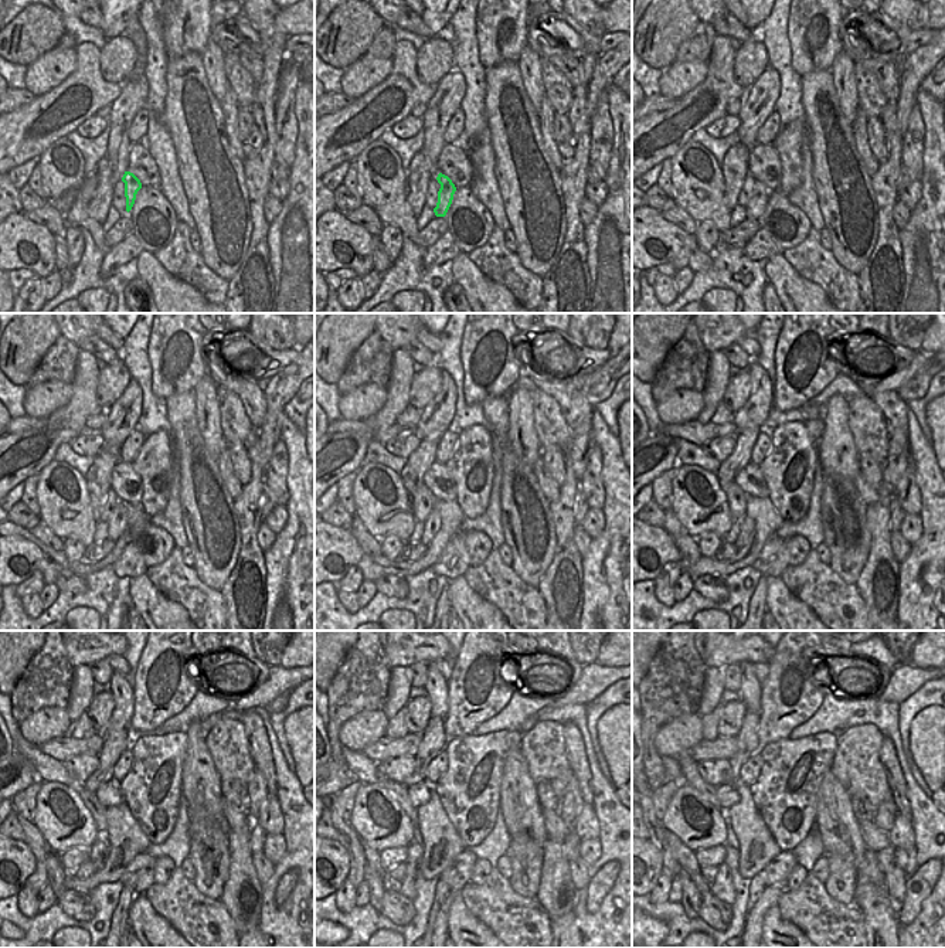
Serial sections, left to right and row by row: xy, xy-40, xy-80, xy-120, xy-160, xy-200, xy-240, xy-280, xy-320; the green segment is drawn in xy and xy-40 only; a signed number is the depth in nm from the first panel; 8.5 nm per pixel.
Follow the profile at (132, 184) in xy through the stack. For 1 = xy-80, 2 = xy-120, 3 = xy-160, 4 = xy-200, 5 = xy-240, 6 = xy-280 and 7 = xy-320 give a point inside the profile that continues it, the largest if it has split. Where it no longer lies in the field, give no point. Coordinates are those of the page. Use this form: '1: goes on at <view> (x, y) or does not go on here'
1: goes on at xy-80 (757, 204)
2: goes on at xy-120 (118, 523)
3: goes on at xy-160 (432, 523)
4: goes on at xy-200 (747, 525)
5: goes on at xy-240 (99, 862)
6: goes on at xy-280 (405, 887)
7: goes on at xy-320 (721, 887)

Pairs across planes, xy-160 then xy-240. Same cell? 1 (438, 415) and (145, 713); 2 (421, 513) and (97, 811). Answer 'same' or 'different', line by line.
1: different
2: same

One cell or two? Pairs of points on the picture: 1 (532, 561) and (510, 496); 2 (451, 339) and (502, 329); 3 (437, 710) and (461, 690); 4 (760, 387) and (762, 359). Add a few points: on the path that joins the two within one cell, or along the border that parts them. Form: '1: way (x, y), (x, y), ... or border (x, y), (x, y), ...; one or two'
1: way (530, 546), (527, 522), (519, 512); one
2: border (465, 328), (461, 342), (462, 370); two
3: border (448, 682), (448, 712), (444, 719); two
4: border (753, 359), (772, 379); two

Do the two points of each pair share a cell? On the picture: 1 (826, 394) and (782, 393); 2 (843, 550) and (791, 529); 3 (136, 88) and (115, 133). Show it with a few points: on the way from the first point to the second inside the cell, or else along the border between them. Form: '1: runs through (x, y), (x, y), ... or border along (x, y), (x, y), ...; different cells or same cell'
1: border along (839, 374), (808, 403); different cells
2: border along (819, 509), (823, 542); different cells
3: runs through (132, 99), (123, 109), (119, 122); same cell

